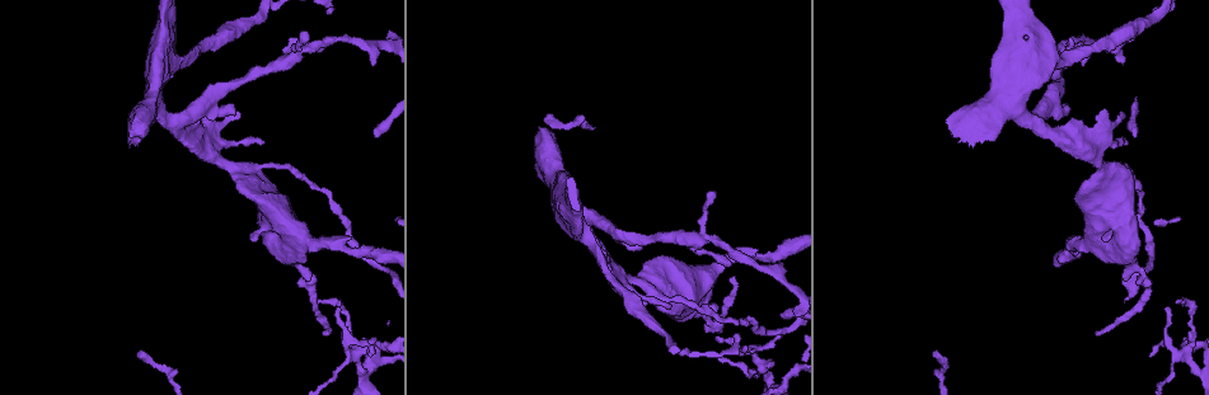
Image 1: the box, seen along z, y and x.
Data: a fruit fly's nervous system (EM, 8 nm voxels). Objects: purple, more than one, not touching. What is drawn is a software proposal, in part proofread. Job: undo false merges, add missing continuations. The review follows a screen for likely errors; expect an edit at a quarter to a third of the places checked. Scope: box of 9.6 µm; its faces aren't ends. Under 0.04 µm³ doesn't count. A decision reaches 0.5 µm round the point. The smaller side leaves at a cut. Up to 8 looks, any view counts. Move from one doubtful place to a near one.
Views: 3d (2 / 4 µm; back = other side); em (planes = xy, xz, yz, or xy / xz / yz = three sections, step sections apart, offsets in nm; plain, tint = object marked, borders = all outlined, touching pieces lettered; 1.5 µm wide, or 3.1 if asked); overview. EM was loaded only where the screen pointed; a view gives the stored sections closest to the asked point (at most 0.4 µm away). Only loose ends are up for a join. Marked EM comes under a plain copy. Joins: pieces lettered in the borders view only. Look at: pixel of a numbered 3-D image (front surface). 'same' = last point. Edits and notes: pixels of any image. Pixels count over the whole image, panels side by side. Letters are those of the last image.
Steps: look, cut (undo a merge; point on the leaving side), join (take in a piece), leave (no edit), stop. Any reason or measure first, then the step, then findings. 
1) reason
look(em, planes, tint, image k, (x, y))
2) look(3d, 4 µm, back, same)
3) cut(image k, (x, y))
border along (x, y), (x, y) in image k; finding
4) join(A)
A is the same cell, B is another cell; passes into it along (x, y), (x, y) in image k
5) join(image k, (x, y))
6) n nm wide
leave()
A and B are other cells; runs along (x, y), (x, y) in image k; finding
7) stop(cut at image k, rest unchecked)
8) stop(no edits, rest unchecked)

an open end
look(3d, 2 µm, image 1, (201, 126))

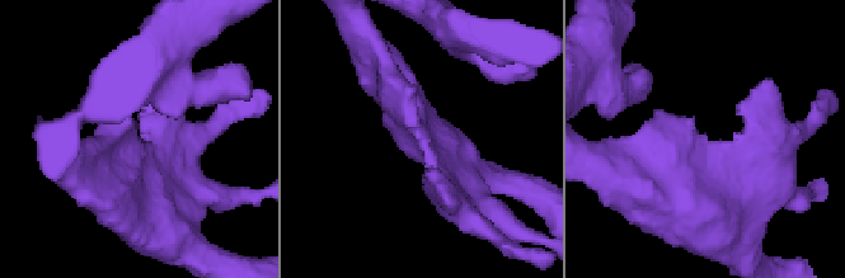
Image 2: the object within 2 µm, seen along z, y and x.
now the EM
look(em, yz, step 8, tint, image 2, (140, 141))

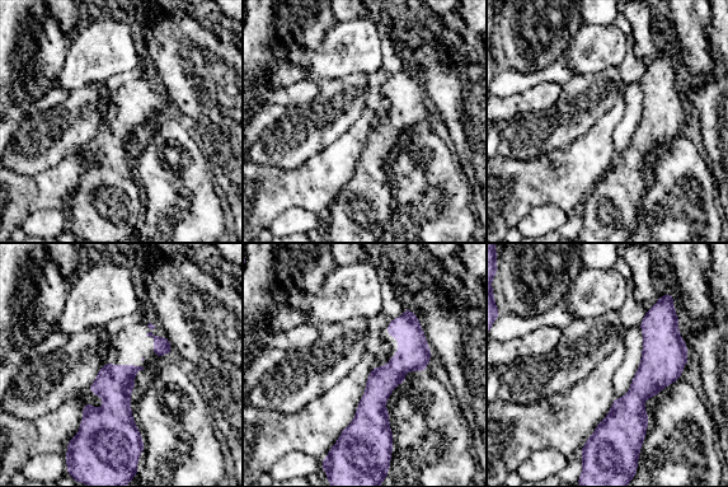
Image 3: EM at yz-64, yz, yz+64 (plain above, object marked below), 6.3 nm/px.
look(em, planes, borders, same)

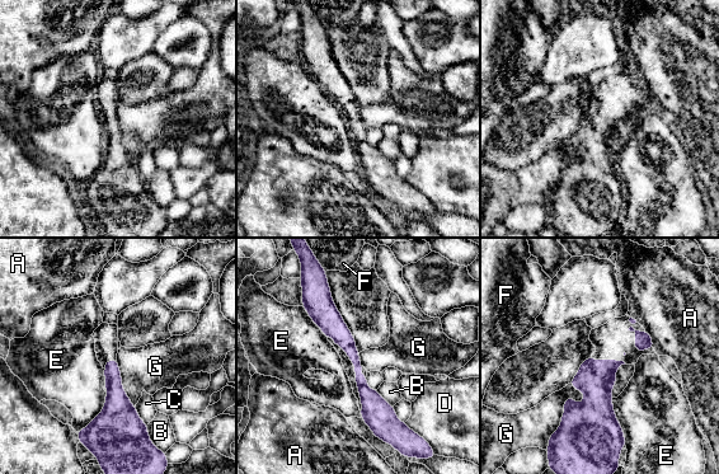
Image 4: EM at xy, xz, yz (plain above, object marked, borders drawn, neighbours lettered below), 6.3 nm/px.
leave()
A, B, C, D, E, F and G are other cells; runs along (324, 290), (380, 431) in image 4; none of them fits

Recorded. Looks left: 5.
tapers out
look(3d, 4 µm, image 1, (255, 234))

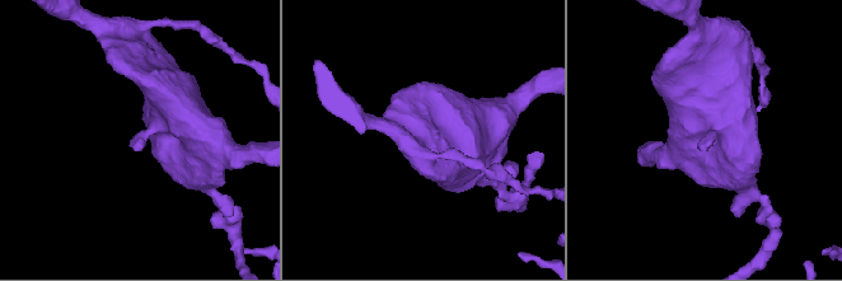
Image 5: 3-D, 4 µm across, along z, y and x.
now the EM
look(em, planes, borders, image 5, (701, 142))

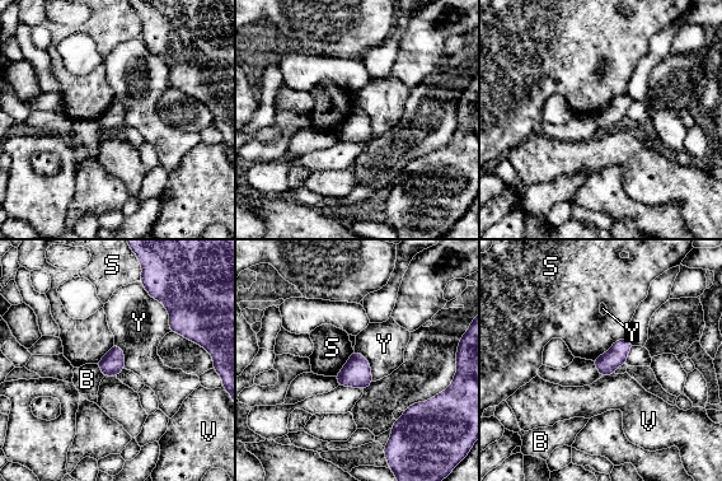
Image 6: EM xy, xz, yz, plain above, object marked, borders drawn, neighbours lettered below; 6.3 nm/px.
Y touches over 380 nm
leave()
B, S, V and Y are other cells; border along (626, 336), (617, 340), (592, 360) in image 6; no lettered piece goes on from it

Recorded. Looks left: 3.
narrows sharply
look(em, planes, tint, image 1, (759, 256))

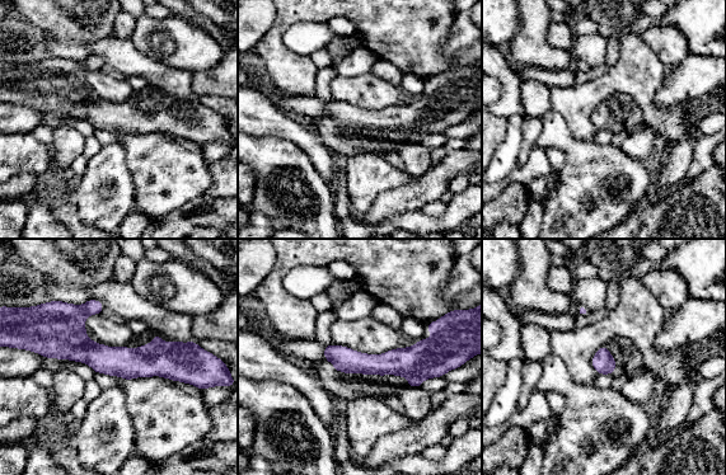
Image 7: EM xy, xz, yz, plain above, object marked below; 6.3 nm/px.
look(em, planes, borders, same)

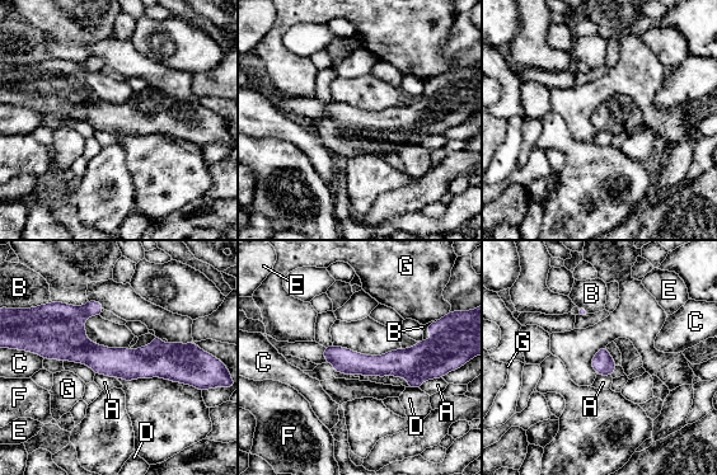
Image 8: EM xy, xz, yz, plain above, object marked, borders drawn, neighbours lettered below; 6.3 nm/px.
leave()
A, B, C, D, E, F and G are other cells; border along (441, 377), (426, 380), (418, 388) in image 8; one neuron here

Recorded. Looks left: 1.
stop(no edits, rest unchecked)

